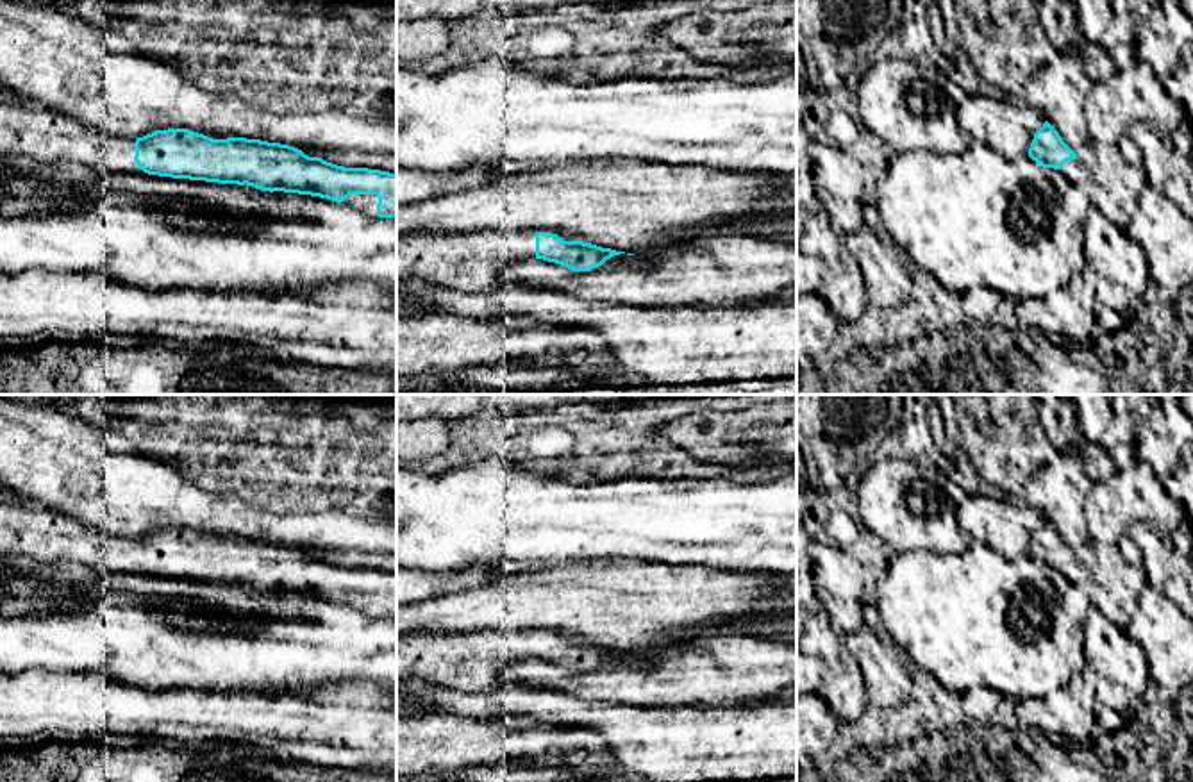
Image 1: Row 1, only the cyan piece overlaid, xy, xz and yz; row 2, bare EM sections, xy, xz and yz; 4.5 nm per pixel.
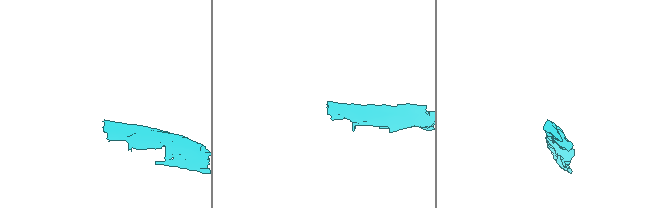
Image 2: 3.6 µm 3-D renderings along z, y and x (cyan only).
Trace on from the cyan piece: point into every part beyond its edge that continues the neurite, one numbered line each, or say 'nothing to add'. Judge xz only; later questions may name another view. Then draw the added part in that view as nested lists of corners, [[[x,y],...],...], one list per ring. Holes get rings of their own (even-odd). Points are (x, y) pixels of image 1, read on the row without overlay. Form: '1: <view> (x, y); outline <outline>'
1: xz (472, 663); outline [[[536,632],[396,636],[396,682],[420,680],[466,693],[493,691],[509,661],[536,659]]]

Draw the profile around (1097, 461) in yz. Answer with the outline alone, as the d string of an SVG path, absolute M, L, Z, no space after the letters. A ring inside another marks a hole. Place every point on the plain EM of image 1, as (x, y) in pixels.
M1086 443L1079 450L1079 455L1082 459L1086 473L1093 482L1104 482L1116 473L1116 466L1109 452L1100 443Z

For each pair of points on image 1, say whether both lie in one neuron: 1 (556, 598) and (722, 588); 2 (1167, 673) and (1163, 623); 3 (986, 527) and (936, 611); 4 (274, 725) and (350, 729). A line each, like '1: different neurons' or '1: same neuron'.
1: same neuron
2: same neuron
3: different neurons
4: same neuron

